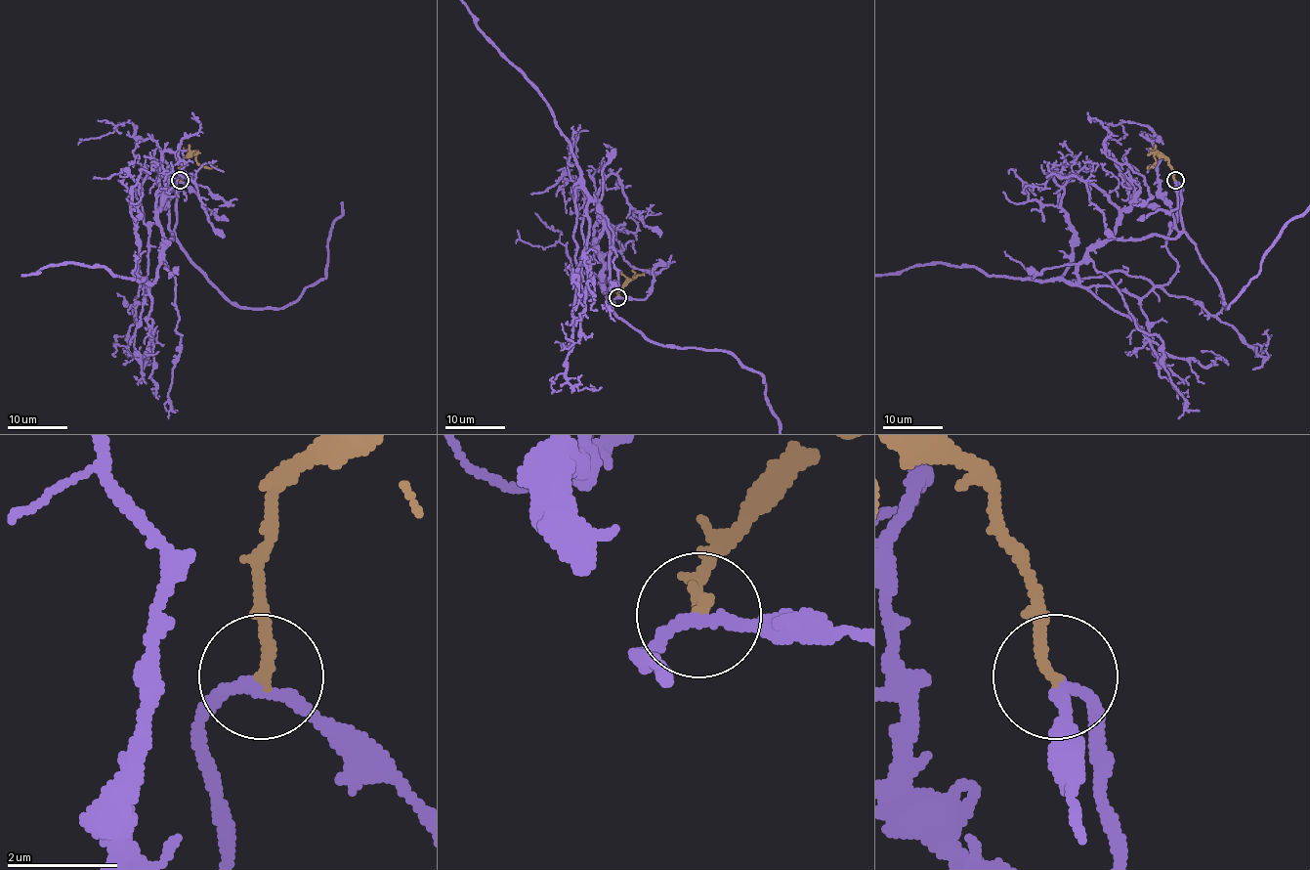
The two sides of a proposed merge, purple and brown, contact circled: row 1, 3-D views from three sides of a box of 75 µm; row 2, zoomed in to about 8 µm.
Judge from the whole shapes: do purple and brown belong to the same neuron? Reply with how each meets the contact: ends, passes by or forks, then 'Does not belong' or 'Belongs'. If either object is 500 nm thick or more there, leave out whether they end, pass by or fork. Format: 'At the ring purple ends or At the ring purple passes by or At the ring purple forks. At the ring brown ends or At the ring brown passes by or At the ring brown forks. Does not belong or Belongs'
At the ring purple passes by. At the ring brown ends. Belongs

